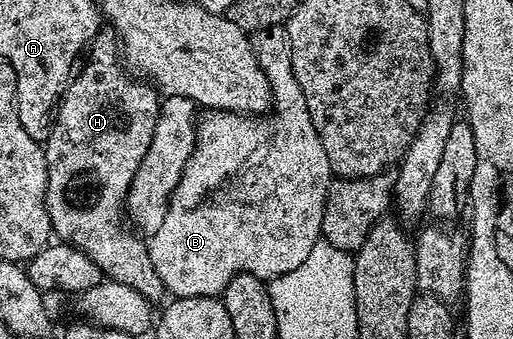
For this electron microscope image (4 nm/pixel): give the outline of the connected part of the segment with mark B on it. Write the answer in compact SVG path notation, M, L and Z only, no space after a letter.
M275 26L269 30L261 30L254 38L254 49L256 59L266 72L266 80L270 80L272 89L272 109L263 116L253 116L250 114L235 114L229 110L208 110L201 113L198 118L198 129L196 131L196 147L178 180L178 184L172 190L172 195L168 197L168 211L166 220L162 220L162 228L154 232L147 239L148 251L150 252L150 264L154 264L154 269L162 279L165 291L172 298L189 298L190 296L210 296L215 298L223 295L226 284L234 280L234 276L239 274L253 274L265 280L271 280L282 276L286 272L294 272L306 256L310 256L310 248L321 241L322 216L326 208L326 196L328 195L328 185L334 180L330 160L326 160L326 148L322 148L322 140L314 128L314 120L310 120L310 108L306 108L306 96L302 96L302 88L298 88L298 80L294 80L294 68L290 60L290 44L284 26Z

